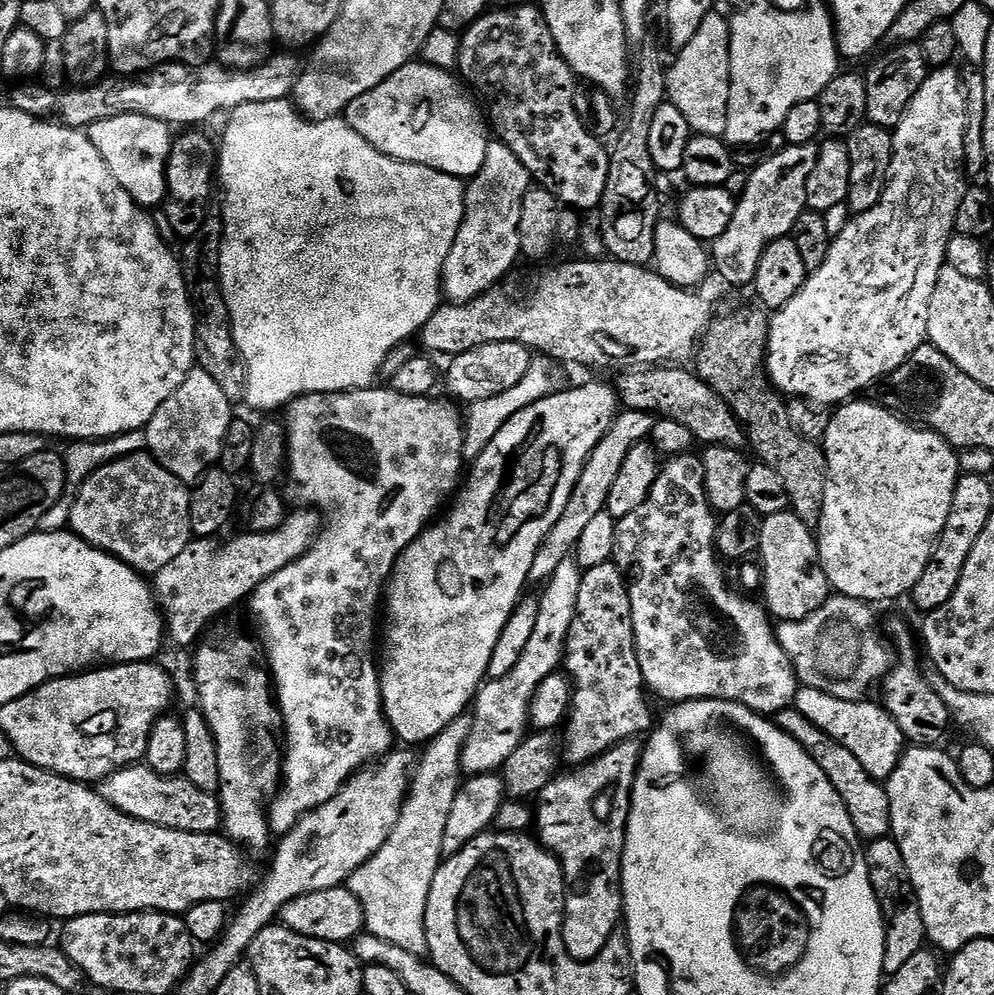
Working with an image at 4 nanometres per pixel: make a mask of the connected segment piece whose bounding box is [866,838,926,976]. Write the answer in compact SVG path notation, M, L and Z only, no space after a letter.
M891 838L874 840L867 845L868 873L876 891L880 909L884 915L884 971L888 976L898 974L898 970L913 954L925 947L926 937L922 910L914 886L910 882L910 870L906 870L906 858L898 850L896 841Z

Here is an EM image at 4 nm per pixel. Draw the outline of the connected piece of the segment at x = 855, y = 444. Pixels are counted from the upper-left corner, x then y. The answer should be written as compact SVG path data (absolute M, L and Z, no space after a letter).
M864 398L845 402L832 412L832 421L822 441L824 458L828 463L826 469L828 481L822 502L822 518L818 525L818 531L815 533L816 545L820 551L822 570L826 574L829 585L839 595L865 602L896 600L899 596L907 597L911 593L912 587L918 582L918 578L922 578L922 570L926 570L932 557L932 551L936 549L936 539L940 537L946 526L946 518L950 518L950 502L954 502L954 486L956 480L962 475L960 457L957 449L945 442L936 432L931 432L930 429L923 426L917 426L913 421L901 416L899 412L884 407L883 403L871 404L868 400L860 399Z

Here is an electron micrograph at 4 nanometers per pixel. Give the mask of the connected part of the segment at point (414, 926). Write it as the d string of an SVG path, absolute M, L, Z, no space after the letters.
M465 714L459 716L450 726L442 730L442 734L428 741L423 749L424 757L419 757L410 783L406 789L404 805L400 807L400 817L396 820L394 830L386 838L382 850L364 863L352 877L348 879L347 888L356 895L364 911L364 926L378 938L386 942L394 942L394 946L402 946L410 954L424 958L428 955L426 942L426 902L430 898L430 886L434 882L434 874L442 863L442 834L446 830L446 818L450 818L450 806L454 806L454 798L462 783L460 759L466 738L472 729L472 717Z

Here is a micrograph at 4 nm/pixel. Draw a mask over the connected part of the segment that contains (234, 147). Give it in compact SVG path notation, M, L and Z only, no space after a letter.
M291 99L238 106L232 109L227 120L224 141L218 144L218 184L224 187L220 289L230 314L234 342L244 359L248 375L243 403L260 412L272 412L275 408L283 409L299 396L319 392L354 392L358 388L373 387L380 376L382 362L386 362L386 354L390 354L394 346L411 341L442 303L444 263L450 254L450 246L454 246L454 238L458 238L464 217L465 181L442 174L430 166L418 166L382 154L370 146L358 130L351 128L347 119L309 120Z

